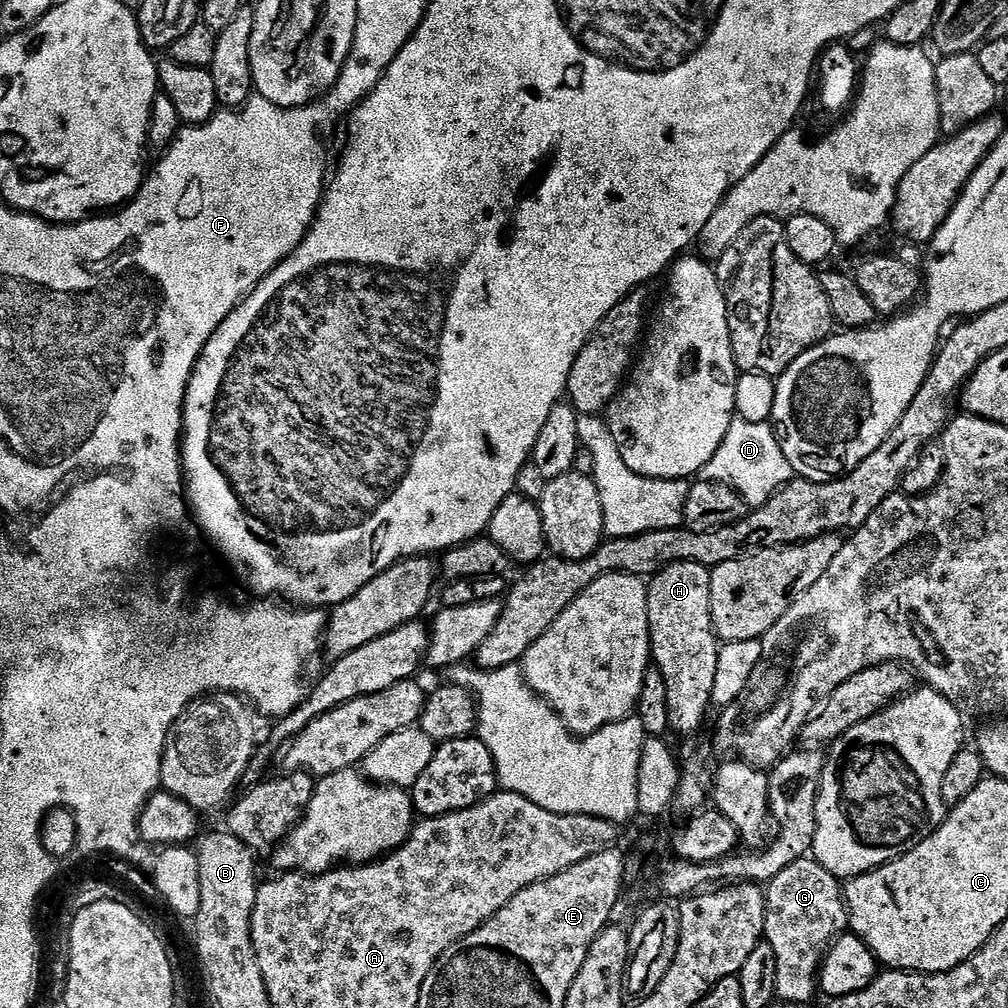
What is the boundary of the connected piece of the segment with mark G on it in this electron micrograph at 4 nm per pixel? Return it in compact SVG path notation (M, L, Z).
M805 858L766 885L764 893L763 943L770 946L776 963L776 996L788 1004L808 1004L818 988L818 973L824 953L845 931L848 913L841 881L816 859Z

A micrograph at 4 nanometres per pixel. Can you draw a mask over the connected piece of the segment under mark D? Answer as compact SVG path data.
M739 418L733 419L730 430L723 438L714 458L698 474L700 480L731 488L747 507L760 508L780 488L783 488L794 473L781 452L779 440L769 423L754 425Z

